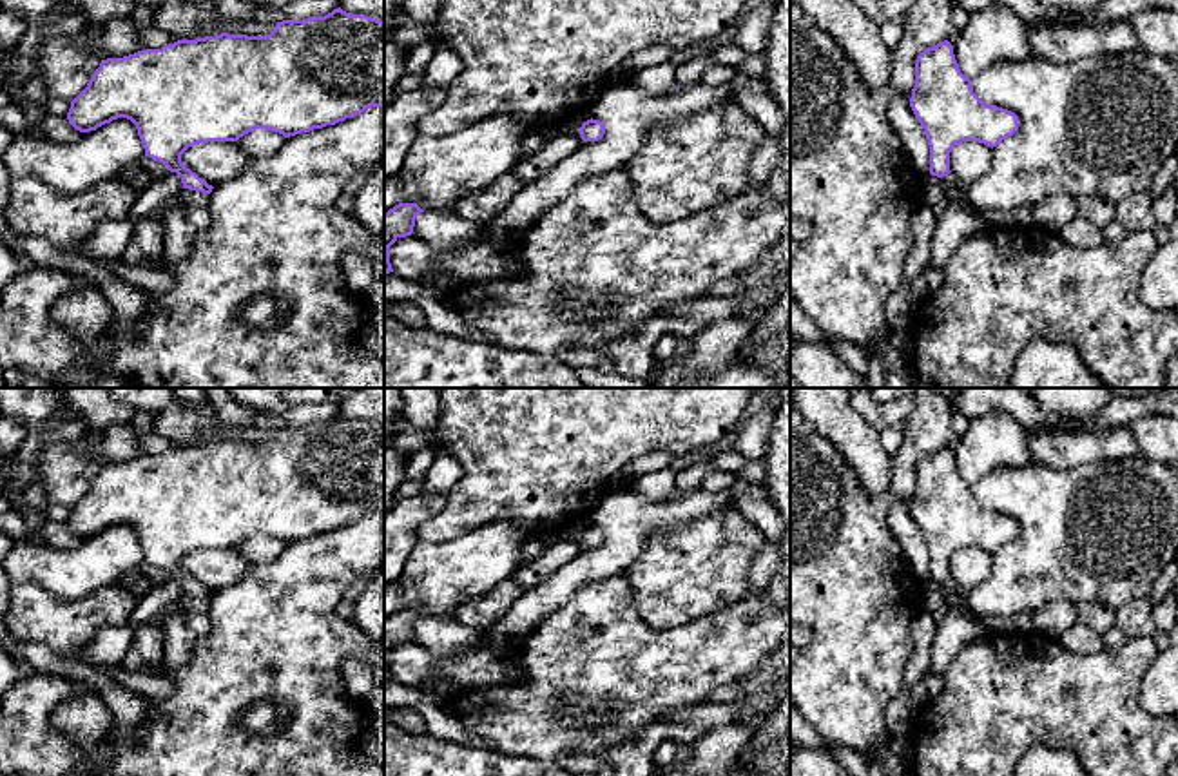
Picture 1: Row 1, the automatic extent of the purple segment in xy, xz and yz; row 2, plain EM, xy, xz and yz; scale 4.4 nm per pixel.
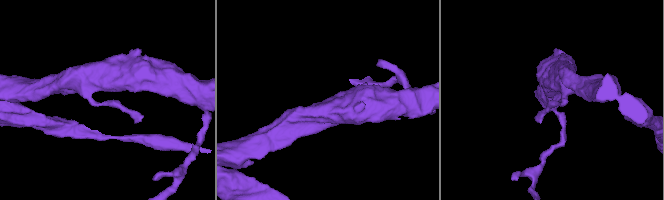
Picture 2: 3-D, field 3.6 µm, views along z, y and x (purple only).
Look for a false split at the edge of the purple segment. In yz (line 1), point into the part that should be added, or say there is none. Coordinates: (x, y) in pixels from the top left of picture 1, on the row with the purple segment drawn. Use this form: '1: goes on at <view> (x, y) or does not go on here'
1: does not go on here

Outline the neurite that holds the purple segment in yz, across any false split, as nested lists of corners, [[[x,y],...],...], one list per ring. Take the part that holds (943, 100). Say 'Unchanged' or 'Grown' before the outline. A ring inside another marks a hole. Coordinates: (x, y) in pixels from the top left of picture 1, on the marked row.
Unchanged. [[[948,40],[917,56],[910,107],[926,132],[930,174],[937,178],[951,172],[950,152],[955,145],[979,141],[993,149],[1020,123],[1015,112],[988,105],[973,92]]]

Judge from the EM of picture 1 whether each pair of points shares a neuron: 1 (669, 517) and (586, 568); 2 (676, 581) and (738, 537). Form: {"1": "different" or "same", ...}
{"1": "same", "2": "same"}

